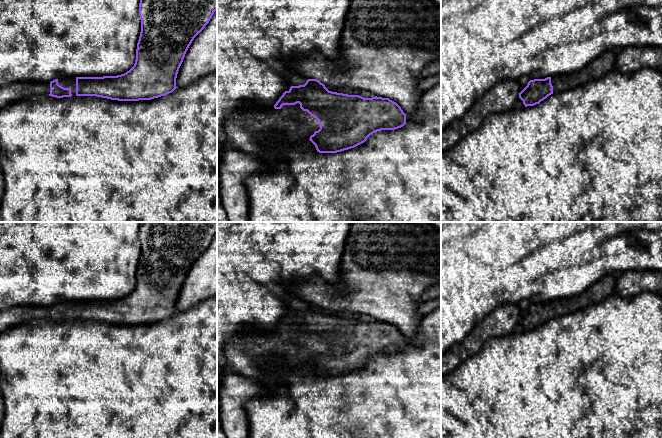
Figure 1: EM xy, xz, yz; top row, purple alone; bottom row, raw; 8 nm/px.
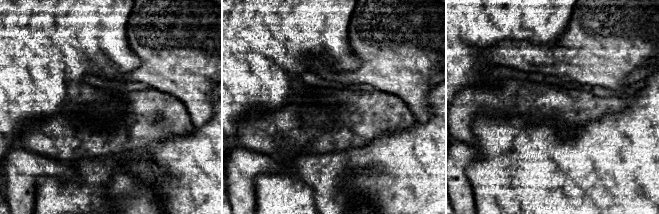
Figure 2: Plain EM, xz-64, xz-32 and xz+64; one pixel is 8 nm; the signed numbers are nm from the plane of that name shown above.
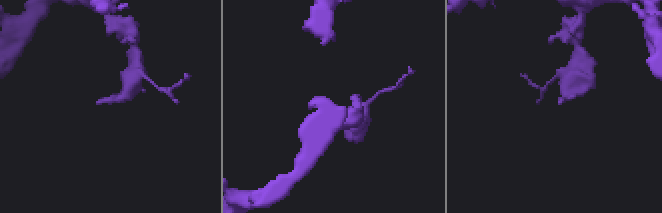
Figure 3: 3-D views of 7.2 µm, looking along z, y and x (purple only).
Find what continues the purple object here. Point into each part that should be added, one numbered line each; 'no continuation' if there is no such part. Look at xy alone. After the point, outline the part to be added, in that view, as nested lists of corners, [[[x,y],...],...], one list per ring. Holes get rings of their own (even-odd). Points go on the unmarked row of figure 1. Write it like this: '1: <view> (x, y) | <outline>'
1: xy (67, 306) | [[[61,300],[58,308],[64,312],[70,312],[72,320],[76,319],[76,301]]]

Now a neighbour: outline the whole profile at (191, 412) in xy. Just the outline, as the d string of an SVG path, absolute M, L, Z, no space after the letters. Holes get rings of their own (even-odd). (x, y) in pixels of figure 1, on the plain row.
M217 295L194 307L176 312L172 317L151 324L118 325L96 320L30 320L19 323L0 335L0 390L4 401L4 418L0 438L217 438Z

